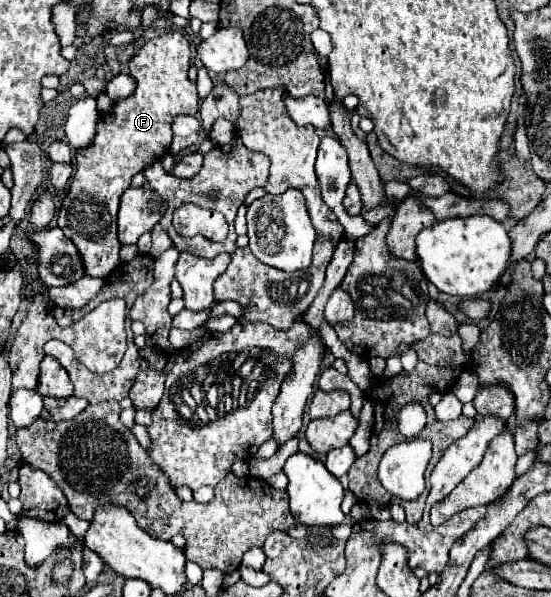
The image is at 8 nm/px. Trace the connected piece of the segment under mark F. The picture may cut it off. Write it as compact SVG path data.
M165 32L155 38L149 38L141 50L129 60L129 74L135 78L137 88L131 96L117 100L109 114L101 114L101 122L97 124L97 134L93 142L85 148L79 148L75 154L77 160L77 172L73 176L73 182L61 202L61 210L57 214L57 226L63 230L65 238L69 238L85 268L85 276L93 278L105 278L113 268L117 268L119 260L119 240L117 240L117 210L119 210L119 198L121 194L131 186L131 178L137 172L143 172L149 164L161 160L169 146L171 146L171 122L179 114L191 114L195 116L199 112L199 96L197 86L189 82L187 70L191 60L191 46L189 40L183 36L183 32Z

